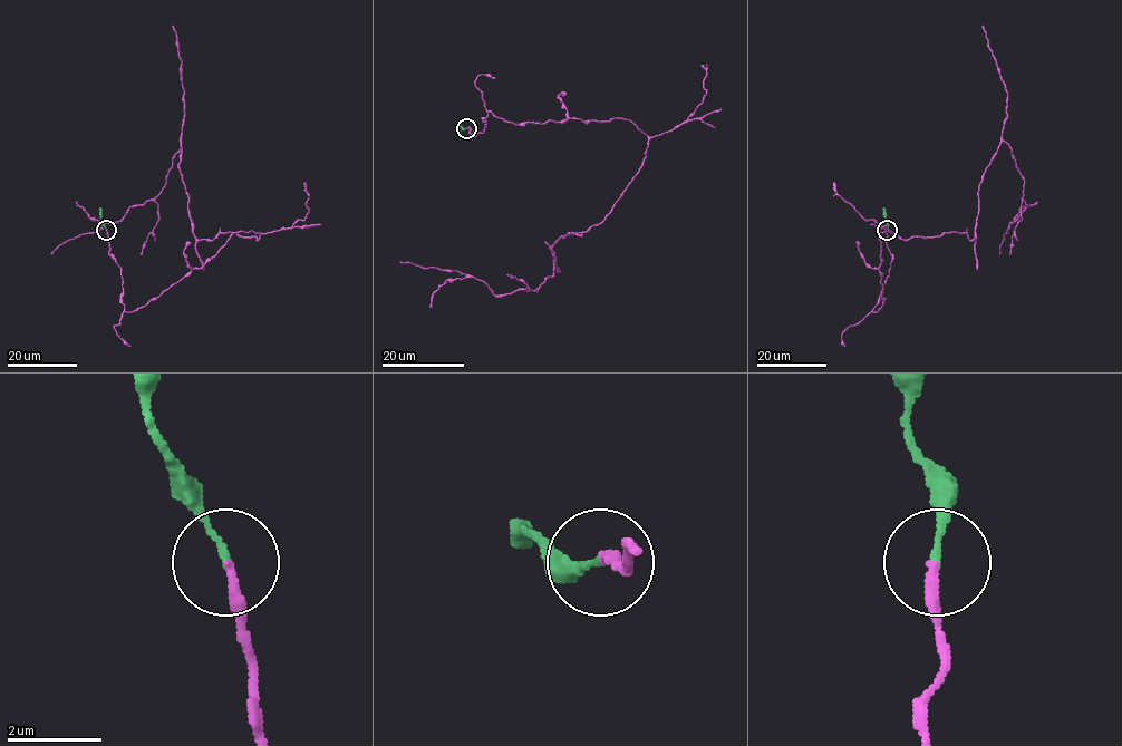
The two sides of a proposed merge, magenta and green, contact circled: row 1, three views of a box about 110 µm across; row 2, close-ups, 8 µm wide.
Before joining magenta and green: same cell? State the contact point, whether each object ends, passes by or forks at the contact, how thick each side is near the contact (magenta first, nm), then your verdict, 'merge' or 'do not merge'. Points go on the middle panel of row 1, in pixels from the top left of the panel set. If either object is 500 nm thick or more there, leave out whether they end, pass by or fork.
place (466, 128); magenta ends; green ends; calibres 220 and 150 nm; merge

